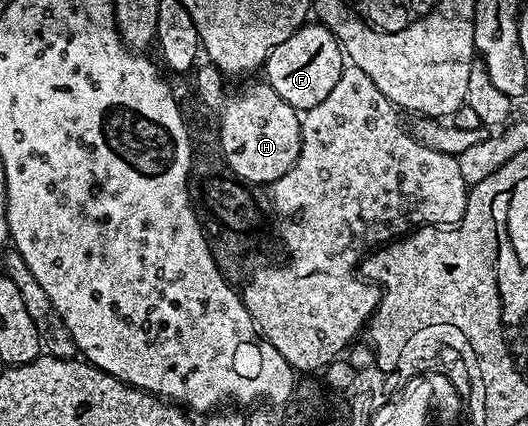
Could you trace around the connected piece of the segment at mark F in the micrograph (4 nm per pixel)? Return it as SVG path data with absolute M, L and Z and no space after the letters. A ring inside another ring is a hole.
M308 21L298 27L288 41L280 41L280 45L270 50L264 64L264 79L273 91L288 101L288 105L305 113L332 93L345 66L345 52L335 35L323 23Z

